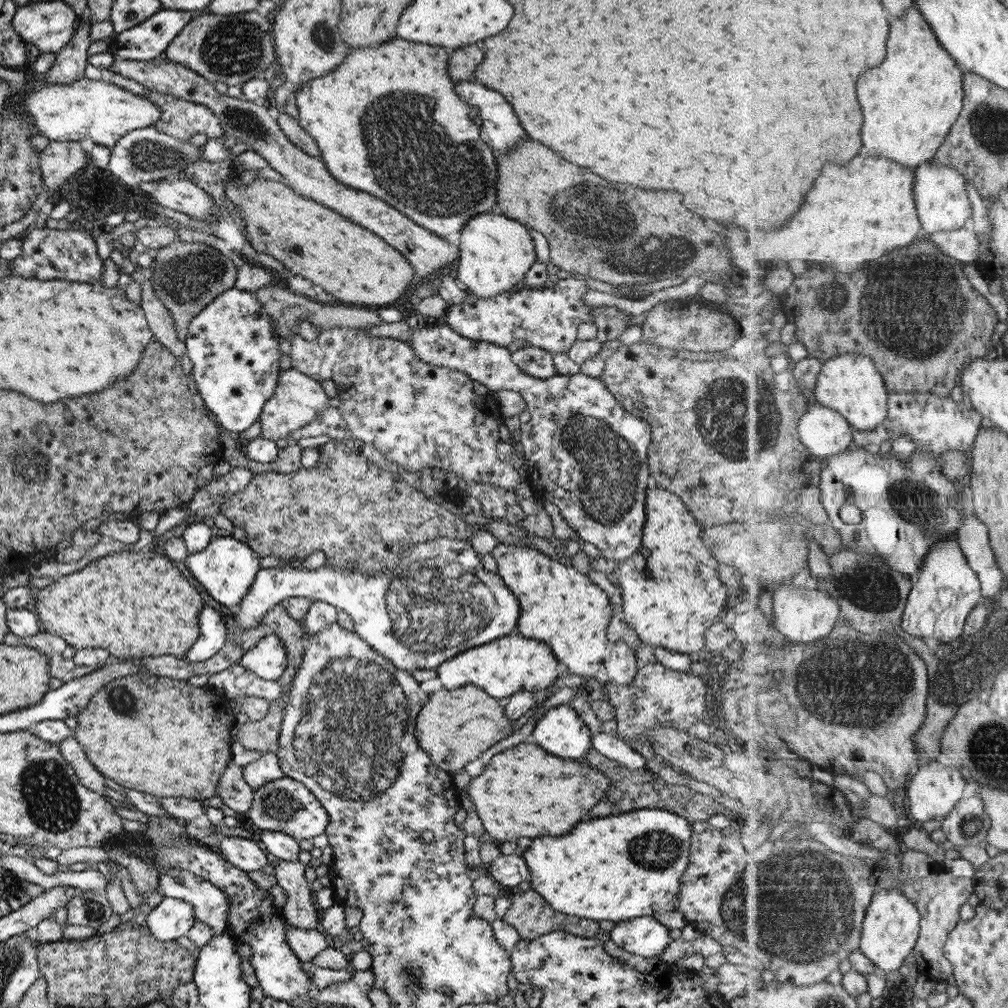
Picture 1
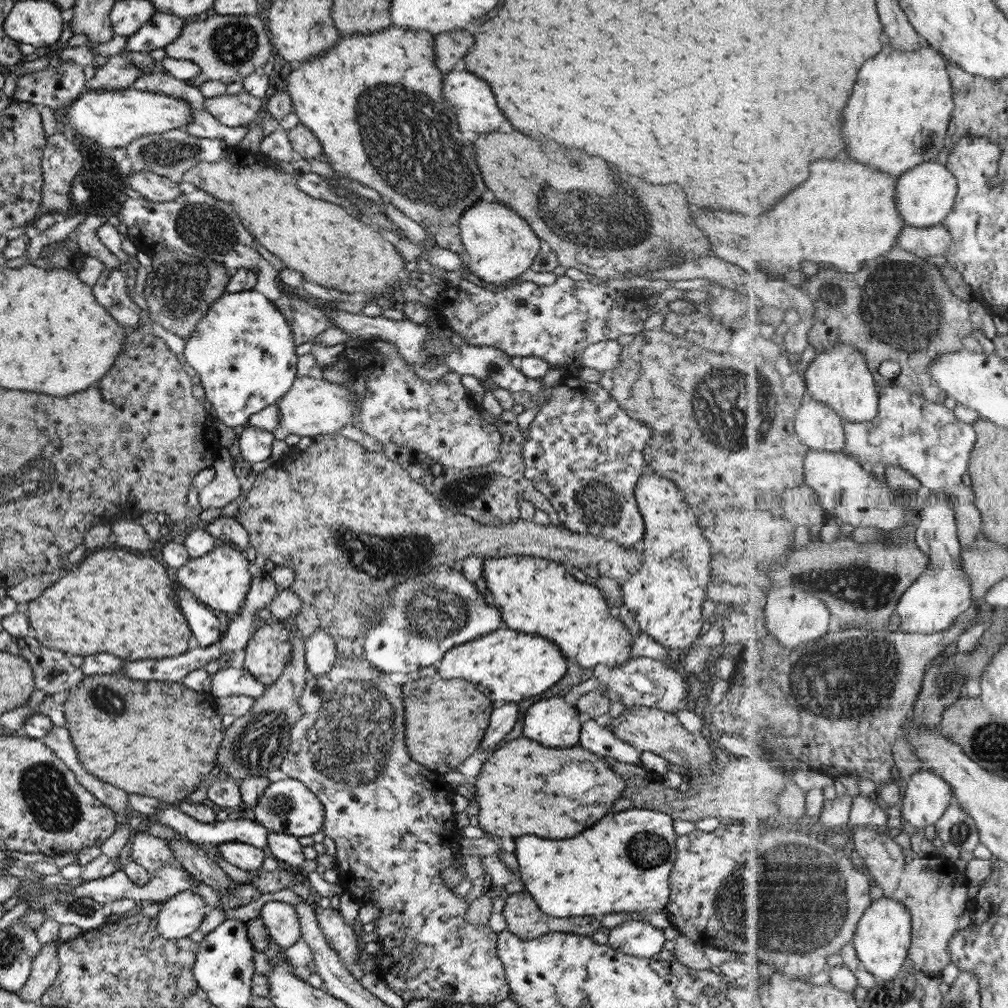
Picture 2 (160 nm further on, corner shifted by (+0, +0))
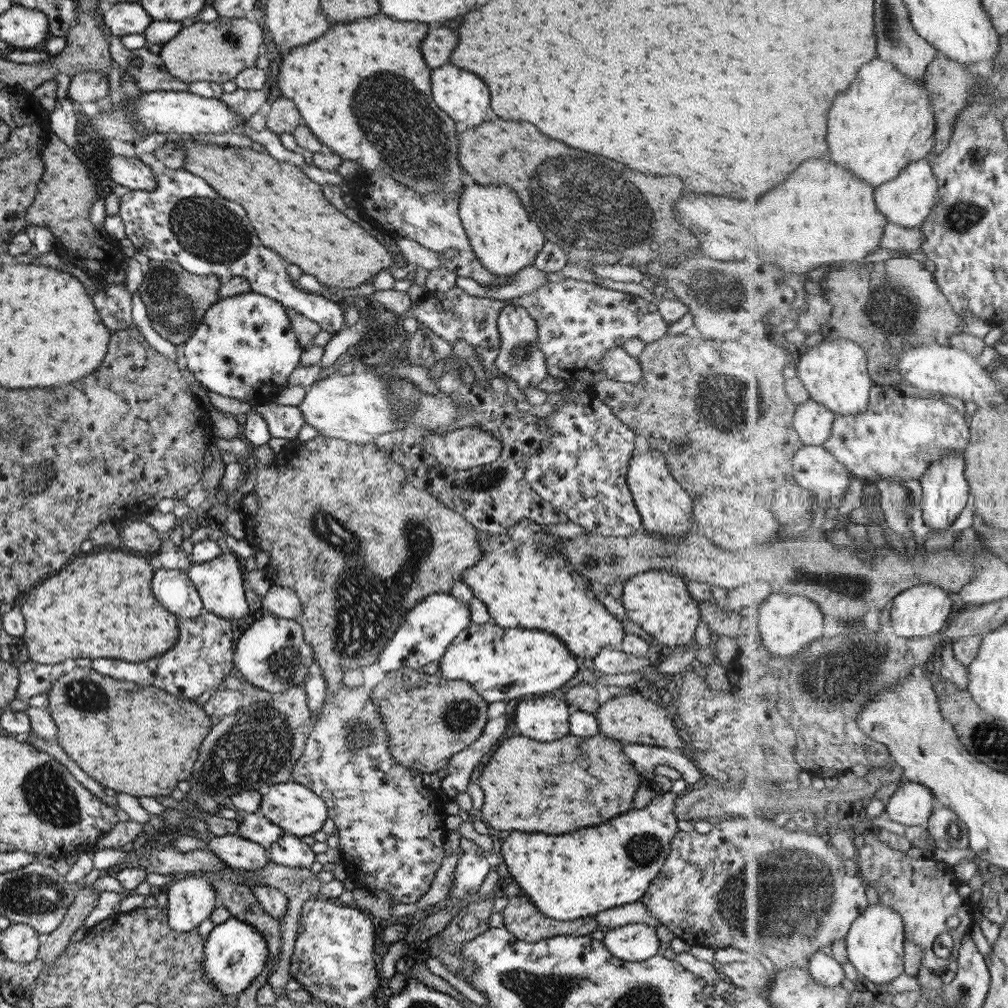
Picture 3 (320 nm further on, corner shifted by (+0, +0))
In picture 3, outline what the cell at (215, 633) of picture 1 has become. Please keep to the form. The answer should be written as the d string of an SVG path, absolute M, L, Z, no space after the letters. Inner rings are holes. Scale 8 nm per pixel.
M155 570L151 590L155 600L175 616L194 619L204 610L195 587L182 570Z

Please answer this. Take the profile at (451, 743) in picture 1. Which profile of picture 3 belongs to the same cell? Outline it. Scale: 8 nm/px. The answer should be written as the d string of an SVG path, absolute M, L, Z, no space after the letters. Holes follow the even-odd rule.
M397 669L384 674L385 678L375 684L369 692L370 701L377 707L381 723L388 738L390 757L411 771L431 774L446 768L447 760L475 741L487 720L485 711L488 703L464 680L447 680L438 674L429 675L420 670Z

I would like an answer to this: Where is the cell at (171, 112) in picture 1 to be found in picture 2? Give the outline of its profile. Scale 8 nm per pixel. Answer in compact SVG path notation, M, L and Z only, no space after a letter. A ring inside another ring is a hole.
M241 91L235 96L223 94L203 100L203 109L218 123L231 128L244 125L248 127L259 118L261 100Z

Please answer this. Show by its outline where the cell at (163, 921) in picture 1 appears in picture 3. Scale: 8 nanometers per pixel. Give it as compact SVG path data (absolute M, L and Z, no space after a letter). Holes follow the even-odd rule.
M181 875L164 891L167 895L167 928L189 932L211 915L215 908L214 886L200 875Z

